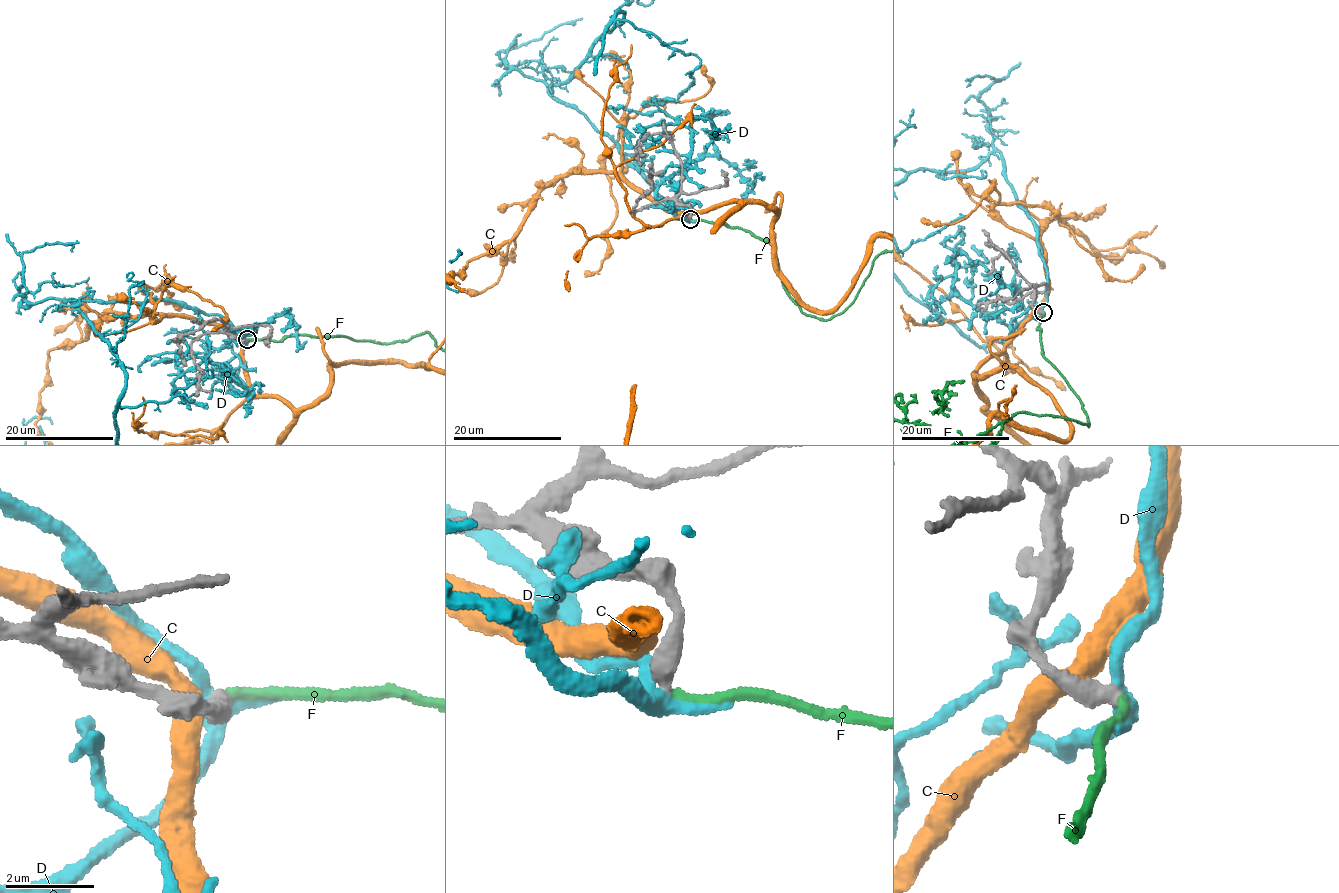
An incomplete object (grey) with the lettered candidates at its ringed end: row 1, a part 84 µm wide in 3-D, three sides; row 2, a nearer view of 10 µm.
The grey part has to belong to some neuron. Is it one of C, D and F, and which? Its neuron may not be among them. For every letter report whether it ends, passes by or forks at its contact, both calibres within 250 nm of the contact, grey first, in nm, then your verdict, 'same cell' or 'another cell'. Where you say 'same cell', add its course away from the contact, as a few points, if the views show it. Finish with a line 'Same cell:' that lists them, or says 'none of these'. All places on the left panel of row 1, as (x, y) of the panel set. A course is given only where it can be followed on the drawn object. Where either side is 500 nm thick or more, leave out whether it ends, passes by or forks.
C: 550/500 nm | another cell
D: it forks | 440/340 nm | another cell
F: it ends | 440/220 nm | same cell
Same cell: F

